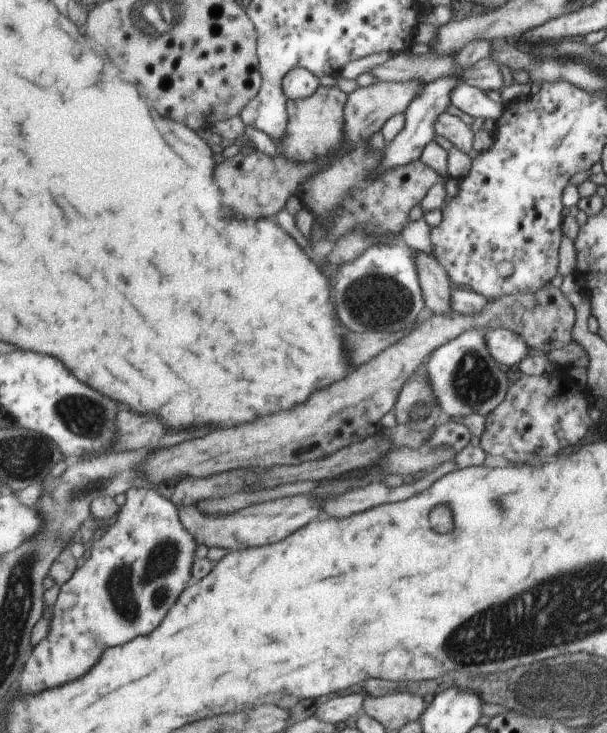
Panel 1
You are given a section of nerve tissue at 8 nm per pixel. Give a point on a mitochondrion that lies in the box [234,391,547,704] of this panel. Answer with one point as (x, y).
(418, 410)

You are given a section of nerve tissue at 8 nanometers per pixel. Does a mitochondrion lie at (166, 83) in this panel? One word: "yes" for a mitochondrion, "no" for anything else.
no

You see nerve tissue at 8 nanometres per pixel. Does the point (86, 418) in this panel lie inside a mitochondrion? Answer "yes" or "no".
yes

